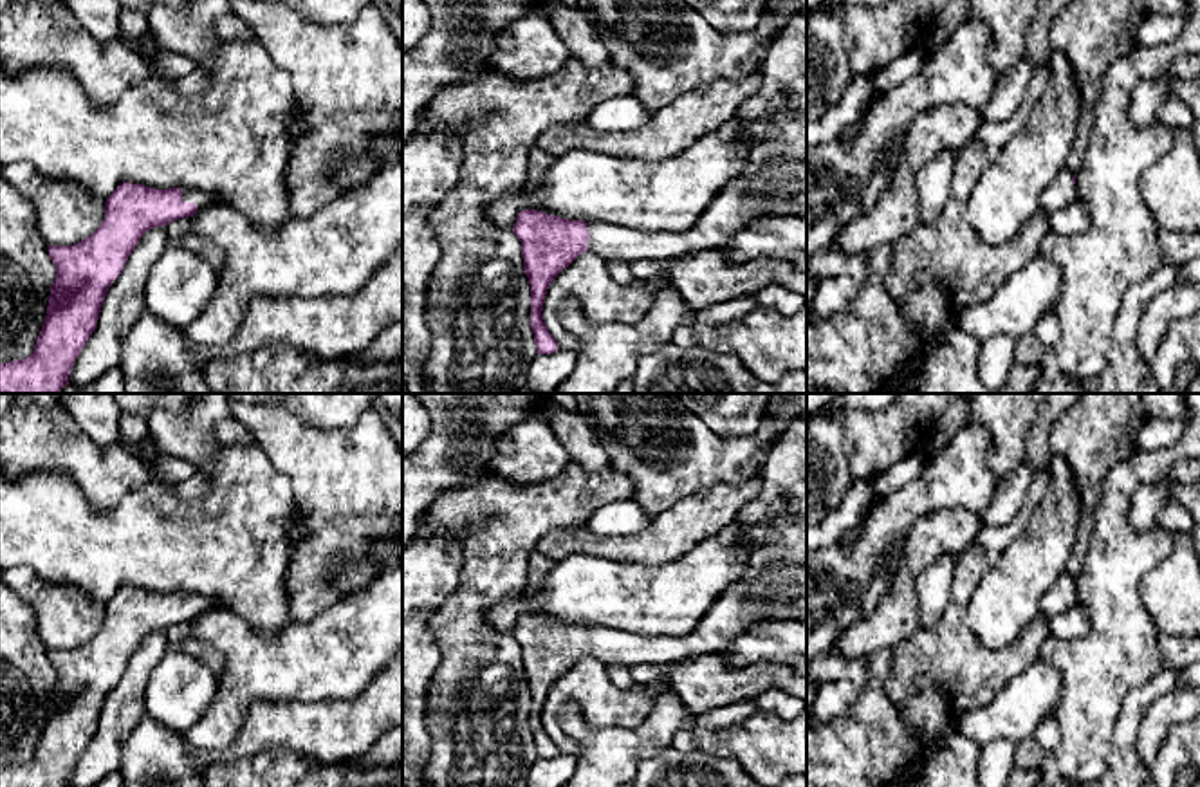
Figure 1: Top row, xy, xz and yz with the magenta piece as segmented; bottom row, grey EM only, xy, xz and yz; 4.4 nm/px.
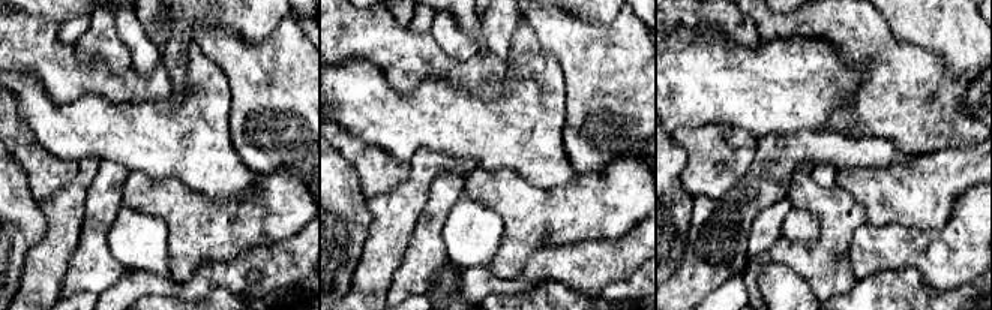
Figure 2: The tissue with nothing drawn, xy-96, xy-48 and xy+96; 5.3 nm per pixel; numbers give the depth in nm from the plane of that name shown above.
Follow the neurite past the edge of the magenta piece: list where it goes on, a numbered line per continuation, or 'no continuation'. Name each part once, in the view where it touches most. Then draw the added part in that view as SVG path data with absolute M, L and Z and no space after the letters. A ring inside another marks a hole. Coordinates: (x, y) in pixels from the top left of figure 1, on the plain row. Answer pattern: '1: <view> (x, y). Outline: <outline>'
1: xy (201, 603). Outline: M182 592L182 605L184 606L195 606L197 616L202 616L204 612L209 612L215 608L215 603L211 599L202 597L202 596L195 596L189 592Z

